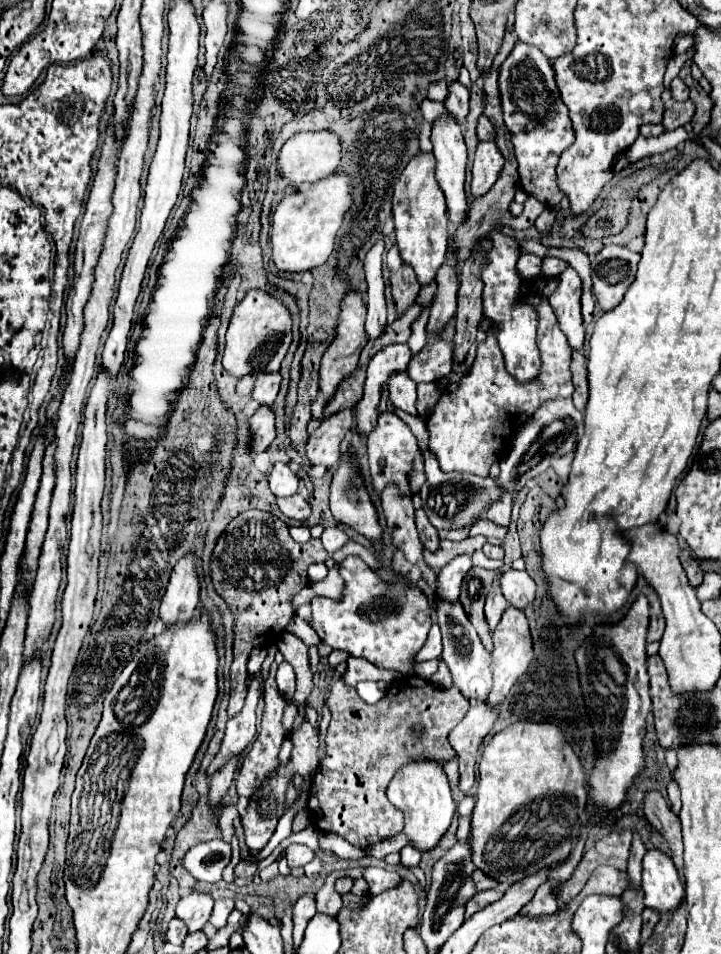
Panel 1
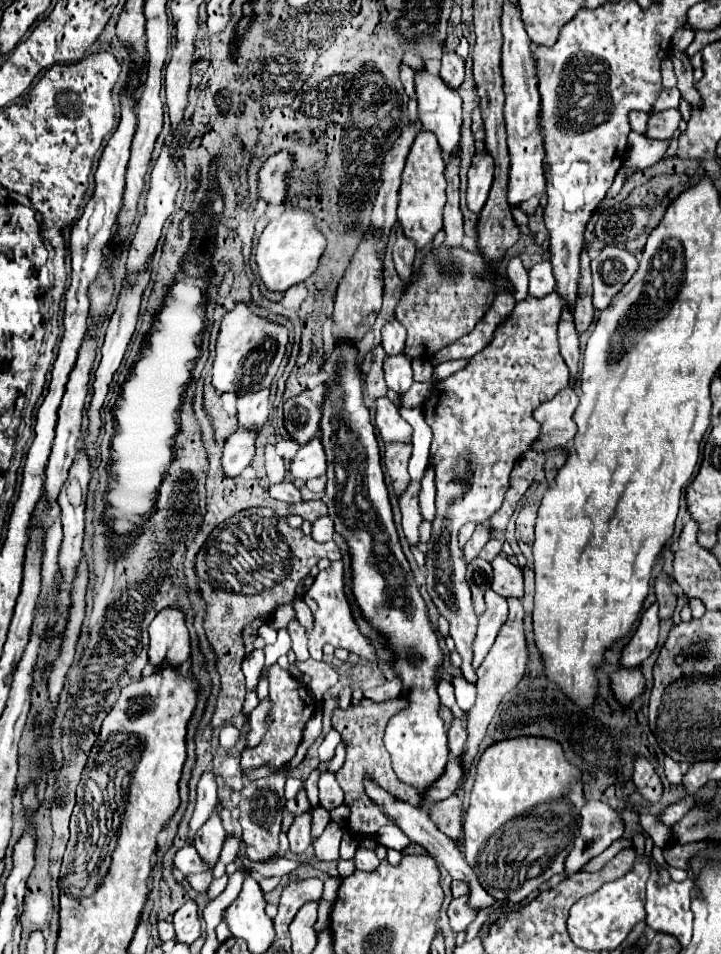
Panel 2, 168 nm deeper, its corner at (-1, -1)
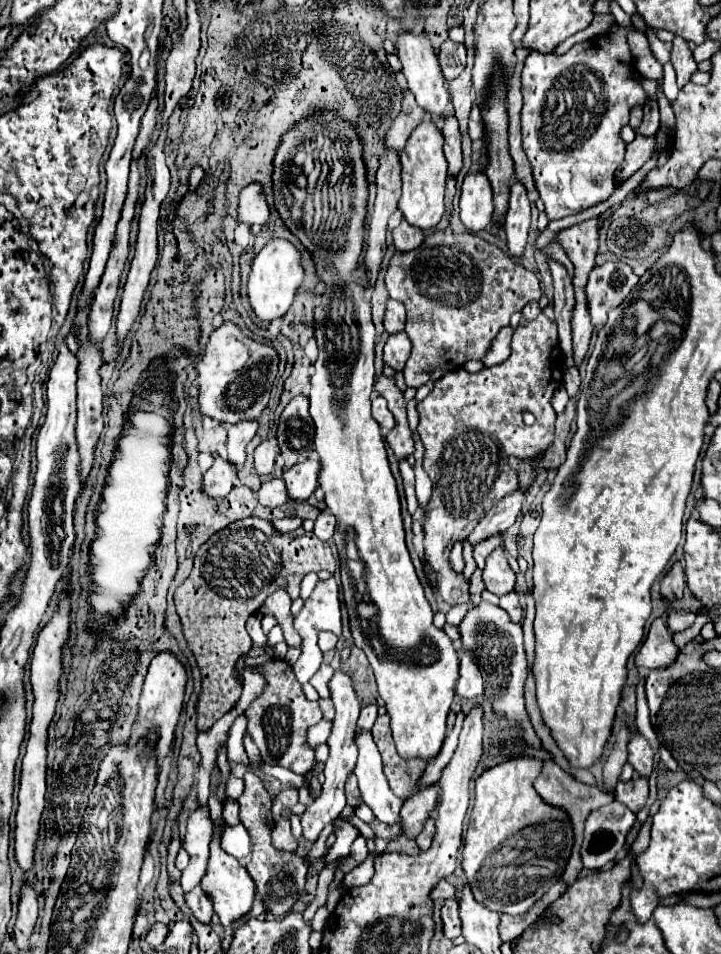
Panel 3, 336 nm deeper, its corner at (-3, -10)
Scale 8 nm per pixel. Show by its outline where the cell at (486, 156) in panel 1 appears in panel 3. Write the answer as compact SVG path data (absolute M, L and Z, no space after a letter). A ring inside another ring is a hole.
M470 172L462 182L460 220L472 232L484 230L492 222L492 186L484 172Z

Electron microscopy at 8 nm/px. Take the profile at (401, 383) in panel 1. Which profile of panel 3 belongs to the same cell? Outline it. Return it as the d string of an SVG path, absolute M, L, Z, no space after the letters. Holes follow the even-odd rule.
M406 332L390 336L384 346L384 364L394 368L396 372L400 372L400 370L404 370L408 356L410 356L410 340L408 340Z

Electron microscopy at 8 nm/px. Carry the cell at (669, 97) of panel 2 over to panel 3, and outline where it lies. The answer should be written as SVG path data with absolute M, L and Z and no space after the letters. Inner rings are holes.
M648 98L648 104L644 108L644 124L636 130L636 134L644 134L644 136L652 136L656 134L660 128L660 112L658 112L658 102Z

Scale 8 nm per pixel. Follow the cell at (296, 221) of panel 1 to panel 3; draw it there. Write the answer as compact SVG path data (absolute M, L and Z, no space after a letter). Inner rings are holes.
M272 238L254 258L248 278L248 296L256 316L262 322L270 322L278 316L284 316L292 306L296 290L302 286L302 282L304 282L304 268L300 250L284 238Z

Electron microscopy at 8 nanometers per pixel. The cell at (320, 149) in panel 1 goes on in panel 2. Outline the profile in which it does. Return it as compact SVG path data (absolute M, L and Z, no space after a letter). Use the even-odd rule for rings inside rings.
M288 153L268 157L258 171L258 199L268 205L280 205L286 197L286 169L290 167Z

